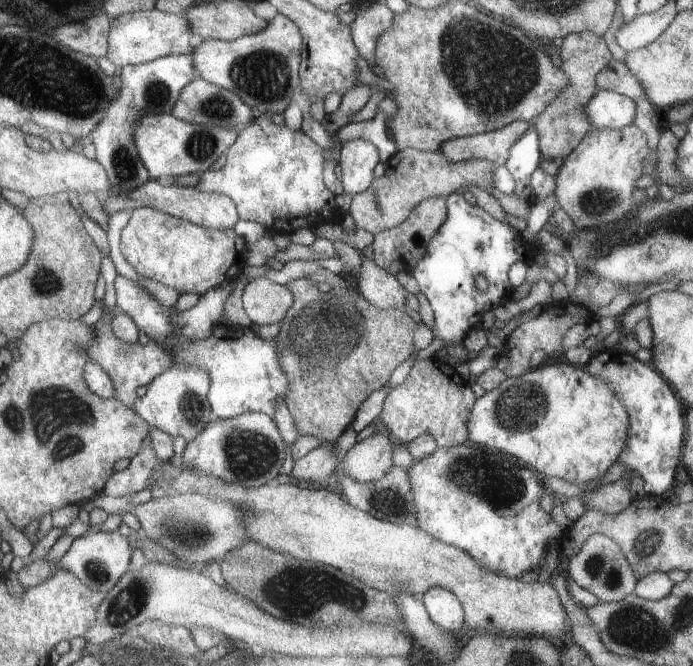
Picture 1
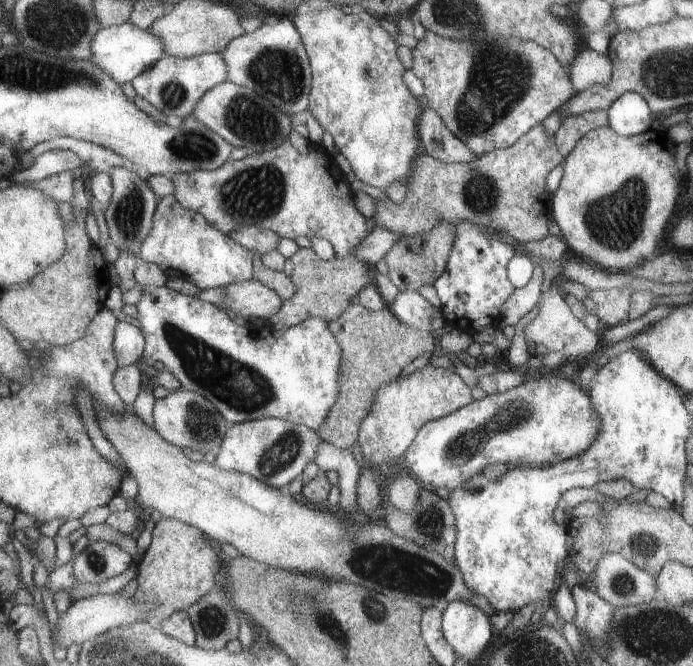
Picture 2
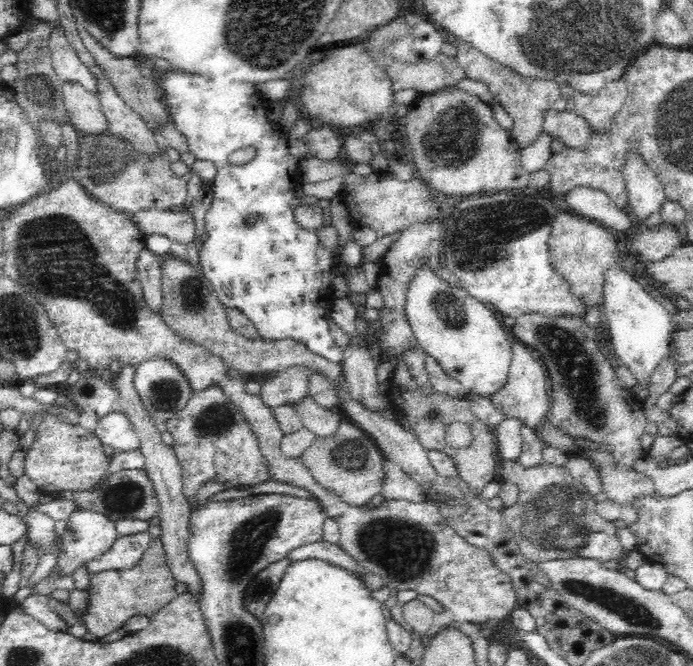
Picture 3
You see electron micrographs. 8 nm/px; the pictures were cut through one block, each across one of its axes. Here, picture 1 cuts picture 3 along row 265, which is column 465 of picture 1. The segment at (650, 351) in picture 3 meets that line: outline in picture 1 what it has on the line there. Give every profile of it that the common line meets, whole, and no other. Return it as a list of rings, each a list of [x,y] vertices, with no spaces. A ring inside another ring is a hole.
[[[431,588],[425,596],[423,602],[439,626],[447,632],[461,632],[461,628],[467,624],[467,612],[465,606],[461,604],[461,598],[453,594],[451,590],[445,588]]]

